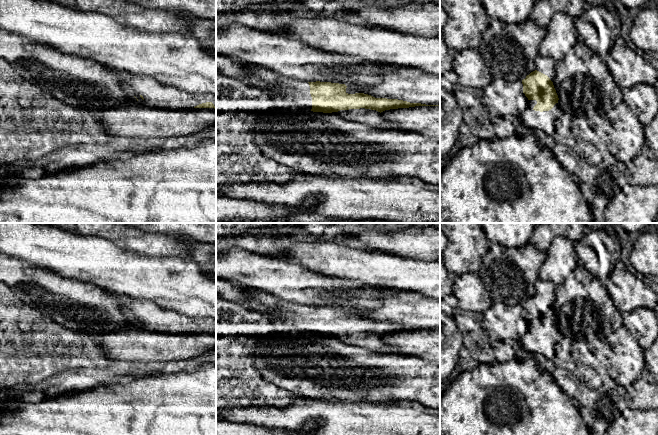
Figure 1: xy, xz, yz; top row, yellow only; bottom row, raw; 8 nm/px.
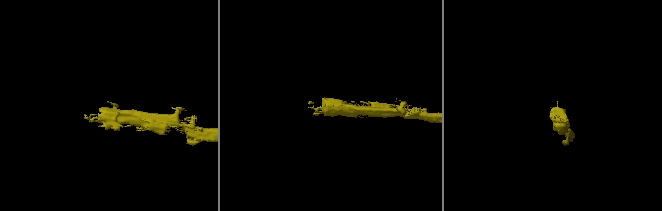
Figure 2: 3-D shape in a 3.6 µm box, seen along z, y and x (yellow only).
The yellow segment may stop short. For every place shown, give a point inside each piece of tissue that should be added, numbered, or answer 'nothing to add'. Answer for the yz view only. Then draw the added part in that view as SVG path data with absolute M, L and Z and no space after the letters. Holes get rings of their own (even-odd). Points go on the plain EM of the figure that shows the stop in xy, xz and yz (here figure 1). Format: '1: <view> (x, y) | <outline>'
1: yz (545, 289) | M538 279L536 284L536 294L547 299L551 305L555 299L555 285L549 281Z

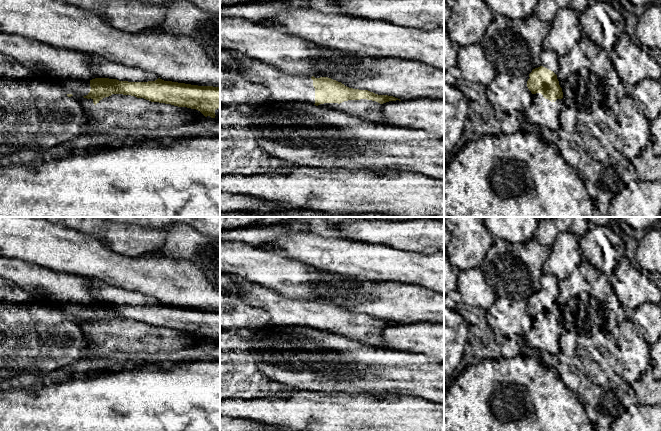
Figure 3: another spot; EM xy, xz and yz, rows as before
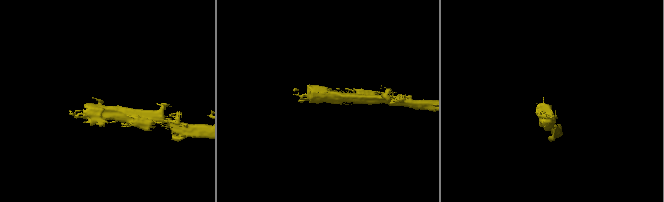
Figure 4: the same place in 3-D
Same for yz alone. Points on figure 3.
1: yz (549, 283) | M543 273L541 277L541 290L557 298L559 294L559 280L552 274Z

